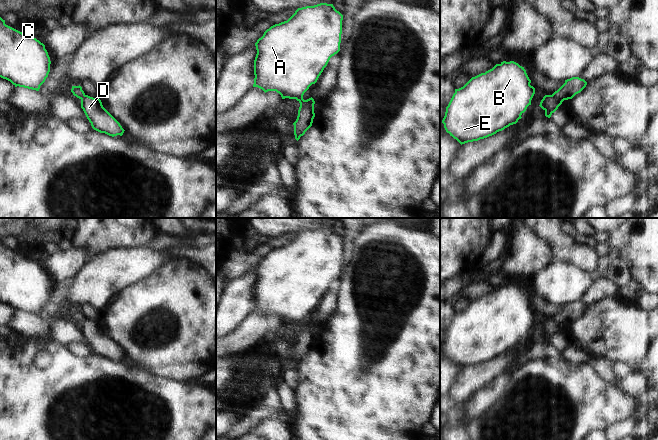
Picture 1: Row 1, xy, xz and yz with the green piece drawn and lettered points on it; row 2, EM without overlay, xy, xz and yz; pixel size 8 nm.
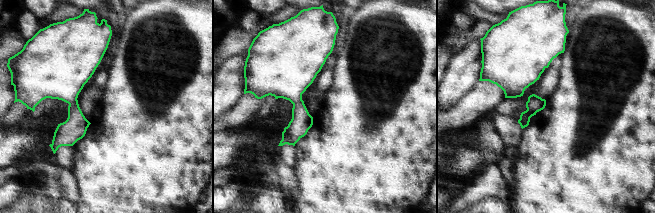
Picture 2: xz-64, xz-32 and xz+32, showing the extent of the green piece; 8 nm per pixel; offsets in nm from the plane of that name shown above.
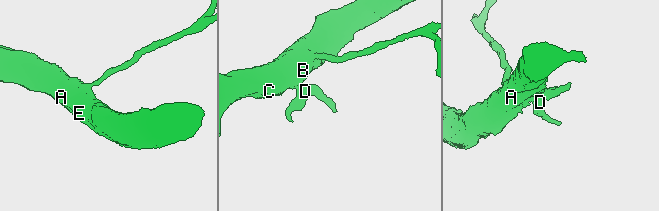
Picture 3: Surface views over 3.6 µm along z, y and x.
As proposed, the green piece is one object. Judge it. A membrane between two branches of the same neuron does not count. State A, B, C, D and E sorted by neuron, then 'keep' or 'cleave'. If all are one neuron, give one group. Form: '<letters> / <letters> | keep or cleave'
A B C E / D | cleave

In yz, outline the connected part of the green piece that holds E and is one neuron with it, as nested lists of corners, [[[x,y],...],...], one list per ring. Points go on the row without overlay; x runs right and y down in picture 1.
[[[503,285],[492,293],[472,301],[463,311],[455,313],[442,344],[447,357],[461,369],[478,365],[516,348],[531,329],[535,312],[530,309],[524,291],[514,285]]]

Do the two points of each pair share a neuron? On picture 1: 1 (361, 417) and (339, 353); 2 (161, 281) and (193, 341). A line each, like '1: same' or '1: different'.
1: same
2: same

